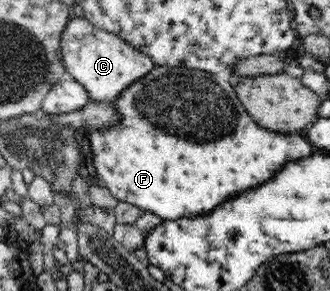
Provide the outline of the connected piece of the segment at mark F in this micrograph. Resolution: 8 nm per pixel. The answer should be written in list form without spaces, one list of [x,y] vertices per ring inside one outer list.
[[[155,65],[152,71],[137,79],[134,83],[128,84],[112,102],[113,109],[117,111],[119,122],[111,128],[93,129],[88,131],[88,139],[92,150],[92,163],[96,169],[101,185],[107,188],[118,202],[124,201],[138,207],[143,212],[150,212],[158,215],[164,221],[176,221],[176,219],[184,219],[184,217],[196,217],[196,215],[210,215],[216,207],[220,207],[222,201],[226,201],[228,197],[236,197],[240,194],[238,191],[250,189],[260,185],[262,181],[270,179],[284,163],[292,161],[292,159],[302,159],[312,155],[312,144],[307,140],[303,133],[284,134],[276,131],[270,131],[260,127],[246,111],[242,102],[239,100],[235,87],[233,87],[224,77],[216,77],[213,73],[205,72],[197,69],[186,69],[183,67],[170,67]]]

